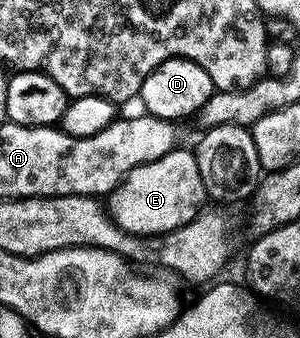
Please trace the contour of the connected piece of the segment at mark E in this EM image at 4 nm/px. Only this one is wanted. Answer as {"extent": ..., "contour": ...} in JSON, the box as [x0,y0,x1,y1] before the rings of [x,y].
{"extent":[108,148,208,234],"contour":[[[176,148],[160,156],[160,160],[132,168],[132,172],[128,172],[122,183],[108,195],[110,215],[127,234],[171,234],[202,213],[208,202],[204,180],[194,153],[182,149]]]}

